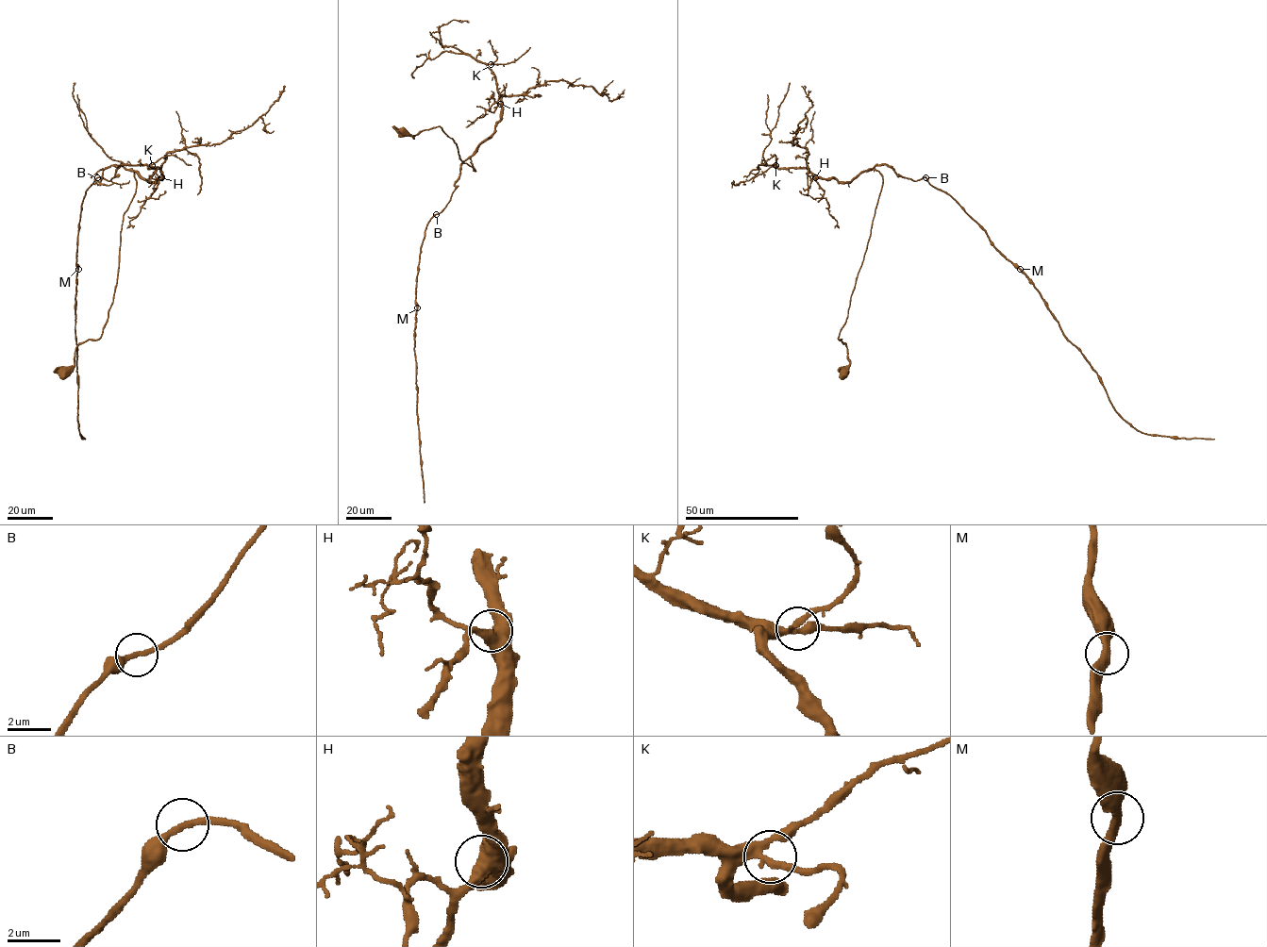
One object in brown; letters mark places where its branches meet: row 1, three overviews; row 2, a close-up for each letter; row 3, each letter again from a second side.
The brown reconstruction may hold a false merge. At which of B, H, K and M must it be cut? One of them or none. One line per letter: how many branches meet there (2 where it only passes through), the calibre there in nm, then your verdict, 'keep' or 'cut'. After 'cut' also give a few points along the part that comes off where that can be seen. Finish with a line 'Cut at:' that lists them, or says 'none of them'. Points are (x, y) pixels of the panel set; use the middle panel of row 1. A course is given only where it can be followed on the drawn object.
B: branches 2; calibre 240 nm; keep
H: branches 2; calibre 600 nm; keep
K: branches 3; calibre 280 nm; keep
M: branches 2; calibre 400 nm; keep
Cut at: none of them

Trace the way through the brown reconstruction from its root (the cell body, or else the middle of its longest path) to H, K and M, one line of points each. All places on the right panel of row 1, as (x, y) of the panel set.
H: (842, 374), (849, 358), (839, 334), (847, 316), (883, 178), (872, 168), (849, 181), (815, 177)
K: (842, 374), (849, 358), (839, 334), (883, 178), (872, 168), (842, 181), (816, 177), (805, 168), (775, 165)
M: (842, 374), (849, 358), (839, 334), (882, 184), (875, 165), (946, 191), (1020, 269)

